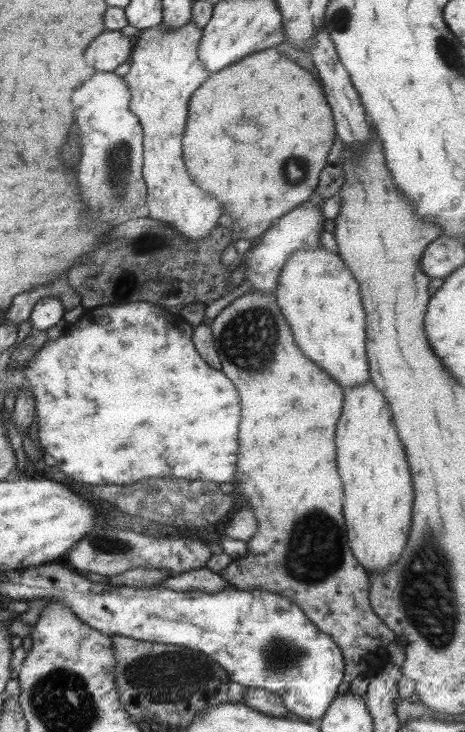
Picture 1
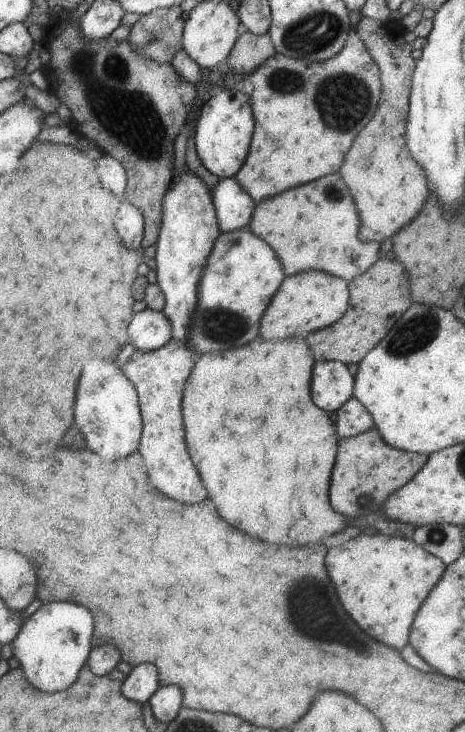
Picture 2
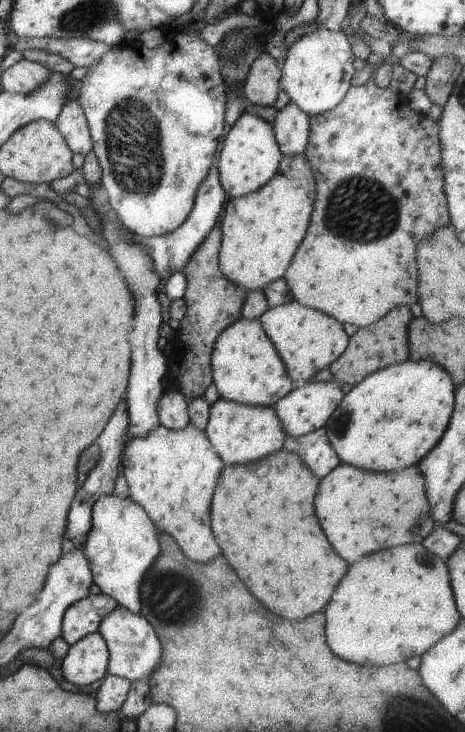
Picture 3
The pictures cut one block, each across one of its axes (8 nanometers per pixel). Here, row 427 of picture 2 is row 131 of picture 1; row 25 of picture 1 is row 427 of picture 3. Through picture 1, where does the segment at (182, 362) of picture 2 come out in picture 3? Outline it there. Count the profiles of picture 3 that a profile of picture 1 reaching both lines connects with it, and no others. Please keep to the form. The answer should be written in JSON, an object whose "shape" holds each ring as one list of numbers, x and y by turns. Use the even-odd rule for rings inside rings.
{"shape":[[191,424,179,431,169,431,159,426,151,435,125,443,120,474,127,482,128,502,138,505,147,514,157,532,173,539,189,561,205,564,219,554,219,546,215,544,209,530,209,500,223,466,203,431,196,430]]}

